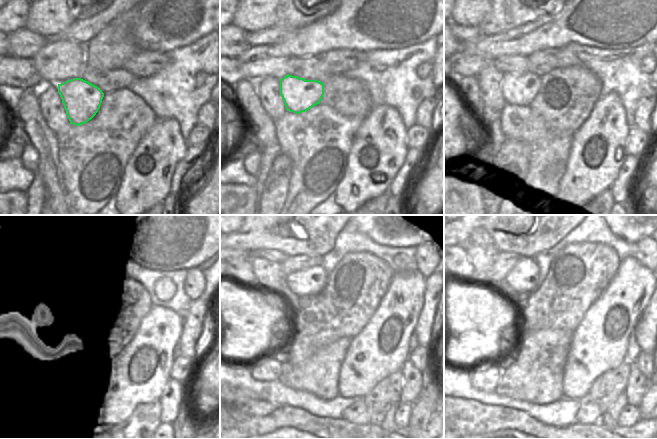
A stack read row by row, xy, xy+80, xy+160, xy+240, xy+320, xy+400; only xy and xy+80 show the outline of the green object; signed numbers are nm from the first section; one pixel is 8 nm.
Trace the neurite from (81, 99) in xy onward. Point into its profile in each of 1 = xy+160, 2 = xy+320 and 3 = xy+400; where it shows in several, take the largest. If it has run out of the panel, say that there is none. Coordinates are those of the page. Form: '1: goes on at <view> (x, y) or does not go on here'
1: goes on at xy+160 (520, 89)
2: goes on at xy+320 (296, 289)
3: goes on at xy+400 (523, 279)

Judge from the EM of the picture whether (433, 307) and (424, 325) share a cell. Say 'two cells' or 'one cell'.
one cell

